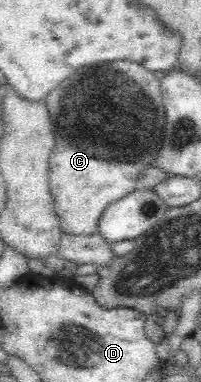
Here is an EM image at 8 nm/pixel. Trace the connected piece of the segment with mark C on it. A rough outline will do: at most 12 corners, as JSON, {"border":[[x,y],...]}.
{"border":[[83,67],[46,103],[63,233],[98,233],[166,123],[161,76]]}

